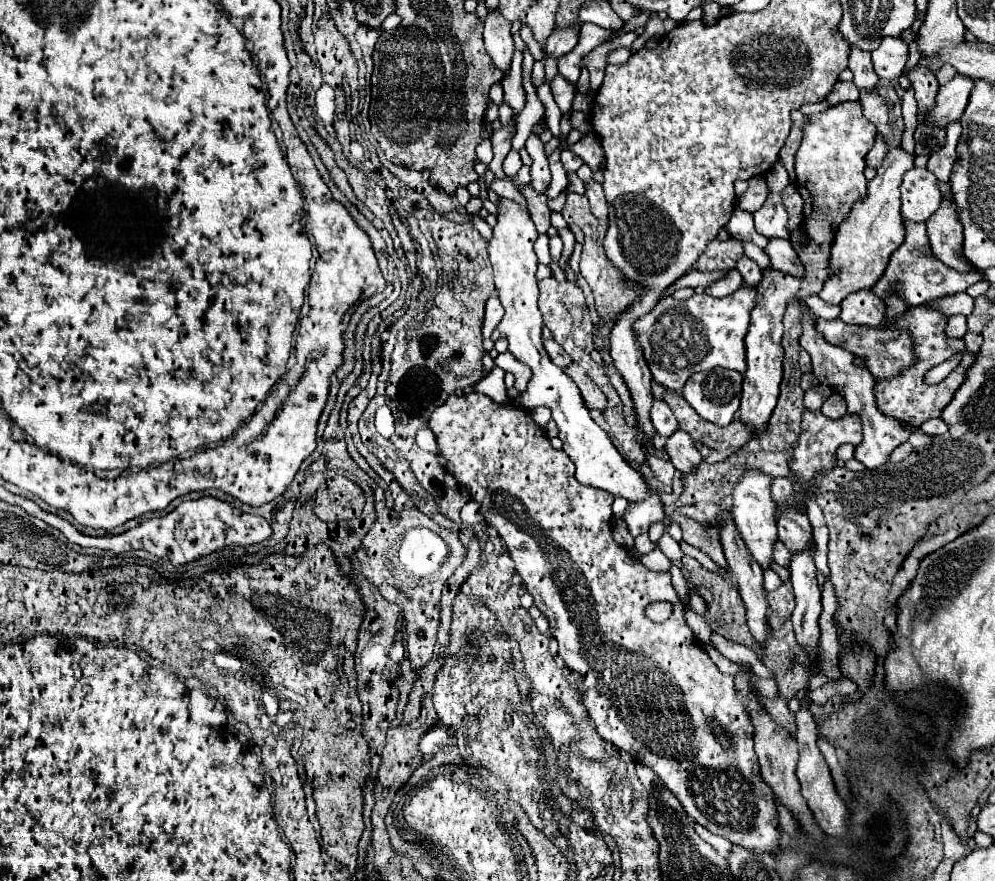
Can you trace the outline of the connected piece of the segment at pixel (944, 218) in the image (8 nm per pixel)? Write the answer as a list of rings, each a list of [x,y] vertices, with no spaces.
[[[947,201],[927,219],[927,235],[931,241],[933,255],[953,267],[959,273],[973,273],[975,269],[963,257],[963,233],[959,219],[955,217],[955,203]]]

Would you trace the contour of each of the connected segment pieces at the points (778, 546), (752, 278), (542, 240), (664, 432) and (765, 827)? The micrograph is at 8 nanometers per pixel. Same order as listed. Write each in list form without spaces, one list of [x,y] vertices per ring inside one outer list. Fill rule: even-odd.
[[[777,541],[775,543],[775,563],[779,563],[781,567],[789,567],[789,559],[791,559],[791,555],[789,555],[787,547],[781,541]]]
[[[743,255],[743,257],[737,261],[737,271],[743,275],[745,285],[757,287],[757,285],[761,283],[761,279],[763,279],[763,273],[761,273],[759,265],[757,265],[753,259],[749,259],[747,255]]]
[[[546,234],[539,235],[534,243],[534,251],[539,263],[550,266],[549,237]]]
[[[655,401],[651,407],[651,421],[655,425],[655,431],[661,437],[671,437],[671,433],[675,433],[679,429],[677,419],[673,417],[671,409],[665,405],[665,401]]]
[[[467,393],[467,395],[451,395],[441,407],[437,407],[431,417],[429,417],[429,427],[437,439],[437,449],[439,455],[447,459],[447,471],[453,475],[453,479],[467,489],[469,497],[473,501],[481,503],[481,515],[485,519],[487,525],[495,527],[499,537],[505,541],[507,553],[511,555],[511,559],[515,561],[515,571],[521,575],[523,585],[527,589],[527,593],[533,595],[533,603],[535,607],[539,607],[545,613],[551,613],[555,621],[549,621],[549,629],[551,635],[557,639],[559,643],[559,657],[565,661],[565,667],[571,673],[577,673],[583,677],[581,685],[579,685],[579,695],[581,701],[587,709],[587,717],[595,723],[597,733],[613,743],[617,749],[629,753],[631,757],[635,757],[639,763],[651,767],[655,771],[655,775],[659,775],[665,783],[665,787],[681,801],[683,809],[687,811],[687,815],[703,825],[705,829],[709,829],[711,833],[747,849],[753,853],[767,853],[767,855],[775,855],[781,847],[781,827],[779,827],[779,817],[777,817],[777,807],[775,807],[775,799],[773,793],[769,789],[769,785],[763,781],[761,773],[759,773],[759,761],[755,757],[753,751],[753,739],[751,739],[751,723],[749,717],[743,709],[743,705],[739,703],[739,699],[735,697],[735,687],[733,687],[733,677],[731,675],[723,675],[715,663],[709,659],[709,655],[697,645],[691,629],[685,623],[685,613],[683,613],[683,605],[681,599],[677,599],[677,593],[671,585],[671,575],[669,573],[655,573],[649,571],[639,559],[635,559],[627,549],[623,549],[615,539],[613,539],[613,511],[611,511],[611,503],[613,503],[613,495],[607,491],[599,491],[599,489],[591,489],[587,485],[579,485],[579,481],[575,481],[575,465],[573,461],[567,457],[565,451],[557,451],[549,445],[549,439],[543,437],[537,429],[537,425],[531,421],[531,413],[527,413],[525,409],[517,407],[513,401],[507,403],[497,403],[487,395],[481,393]],[[655,601],[669,601],[673,605],[673,615],[665,621],[665,623],[653,623],[651,619],[645,617],[645,609],[647,605],[655,603]]]

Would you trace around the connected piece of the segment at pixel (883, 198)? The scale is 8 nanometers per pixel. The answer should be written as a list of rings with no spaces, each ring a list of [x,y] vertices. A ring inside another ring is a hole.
[[[893,149],[891,153],[885,155],[881,167],[877,169],[875,179],[867,185],[867,195],[861,197],[849,211],[847,219],[839,225],[833,247],[831,247],[831,275],[827,277],[823,289],[819,291],[819,297],[827,303],[839,305],[849,293],[855,293],[857,289],[871,289],[871,285],[875,285],[879,281],[879,277],[883,275],[887,261],[891,257],[891,253],[895,249],[899,249],[899,245],[905,241],[905,227],[901,221],[901,205],[899,205],[899,181],[903,177],[905,171],[909,171],[913,167],[913,155],[907,155],[903,149]]]

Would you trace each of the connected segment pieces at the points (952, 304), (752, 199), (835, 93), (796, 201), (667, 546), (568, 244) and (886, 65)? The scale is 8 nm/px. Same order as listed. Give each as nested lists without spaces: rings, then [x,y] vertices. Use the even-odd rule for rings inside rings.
[[[966,292],[949,295],[949,297],[941,297],[941,299],[933,299],[929,303],[925,303],[925,307],[939,311],[941,315],[945,315],[947,319],[951,315],[969,315],[974,308],[974,298]]]
[[[753,177],[747,183],[749,183],[749,189],[741,197],[737,197],[737,207],[749,213],[755,213],[767,201],[769,187],[767,187],[767,181],[759,177]]]
[[[837,81],[837,83],[833,85],[833,89],[827,93],[825,103],[837,105],[837,103],[845,103],[845,101],[859,101],[859,91],[855,89],[855,85],[853,85],[851,81],[849,81],[849,83]]]
[[[787,185],[781,193],[781,199],[789,213],[789,231],[793,231],[803,221],[803,199],[795,185]]]
[[[665,531],[663,535],[661,535],[661,539],[659,539],[659,543],[657,543],[657,547],[671,559],[671,561],[677,561],[677,559],[681,559],[681,555],[683,555],[683,551],[681,551],[681,547],[679,547],[679,543]]]
[[[561,229],[561,231],[559,231],[559,237],[563,239],[563,245],[565,245],[565,249],[563,249],[563,257],[559,260],[560,267],[564,267],[569,260],[569,255],[573,253],[575,237],[573,237],[573,233],[571,233],[569,229]]]
[[[885,37],[873,53],[873,69],[879,79],[895,79],[903,75],[905,63],[909,59],[909,49],[899,37]]]

